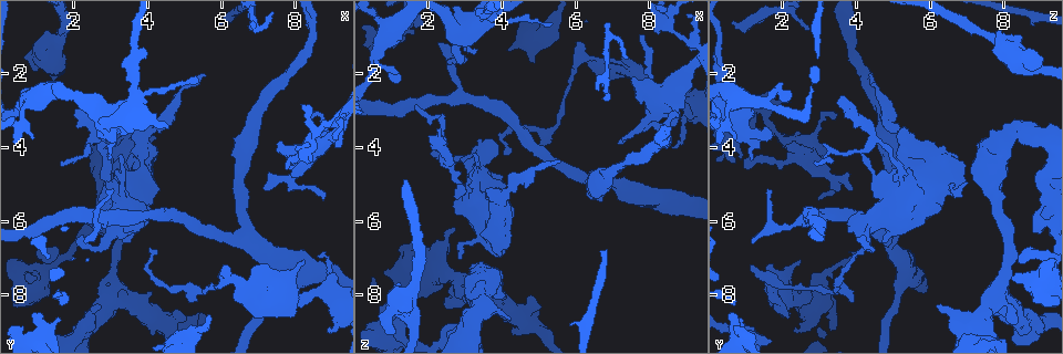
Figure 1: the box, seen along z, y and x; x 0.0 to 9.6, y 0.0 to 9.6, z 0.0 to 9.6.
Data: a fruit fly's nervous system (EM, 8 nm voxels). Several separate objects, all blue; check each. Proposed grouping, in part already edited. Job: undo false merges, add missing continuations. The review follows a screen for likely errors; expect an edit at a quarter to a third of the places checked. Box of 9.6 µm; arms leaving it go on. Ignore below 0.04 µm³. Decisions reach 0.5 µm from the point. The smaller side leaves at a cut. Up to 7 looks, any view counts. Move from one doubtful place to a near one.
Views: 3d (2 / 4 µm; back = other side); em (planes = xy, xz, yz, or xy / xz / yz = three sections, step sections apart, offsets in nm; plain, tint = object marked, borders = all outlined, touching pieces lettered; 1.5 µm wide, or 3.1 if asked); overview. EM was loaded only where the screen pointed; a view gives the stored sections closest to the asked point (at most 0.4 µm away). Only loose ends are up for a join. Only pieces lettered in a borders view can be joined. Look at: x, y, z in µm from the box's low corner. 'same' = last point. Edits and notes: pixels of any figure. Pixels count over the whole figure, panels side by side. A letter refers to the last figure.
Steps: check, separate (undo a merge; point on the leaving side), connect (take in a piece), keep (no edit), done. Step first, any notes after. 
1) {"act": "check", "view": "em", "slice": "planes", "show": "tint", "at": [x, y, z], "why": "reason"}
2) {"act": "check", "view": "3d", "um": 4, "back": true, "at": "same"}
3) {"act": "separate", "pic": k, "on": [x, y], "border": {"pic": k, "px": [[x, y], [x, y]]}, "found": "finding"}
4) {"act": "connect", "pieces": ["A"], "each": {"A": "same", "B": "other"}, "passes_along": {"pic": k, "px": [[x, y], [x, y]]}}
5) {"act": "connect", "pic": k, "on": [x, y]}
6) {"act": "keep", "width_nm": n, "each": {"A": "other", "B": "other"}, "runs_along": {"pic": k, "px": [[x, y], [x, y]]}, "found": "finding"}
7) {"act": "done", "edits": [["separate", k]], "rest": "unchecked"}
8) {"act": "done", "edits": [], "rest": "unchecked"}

{"act": "check", "view": "3d", "um": 2, "at": [4.75, 8.55, 8.00]}

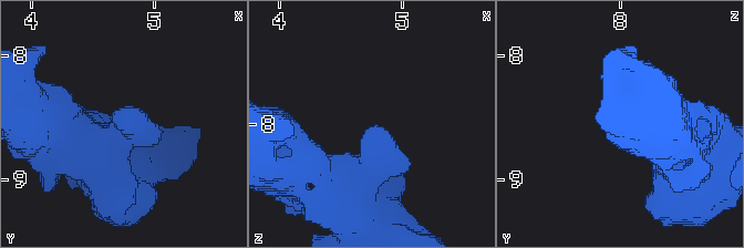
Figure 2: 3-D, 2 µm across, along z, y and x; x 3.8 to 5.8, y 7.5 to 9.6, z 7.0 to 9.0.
{"act": "check", "view": "em", "slice": "planes", "show": "borders", "at": [4.82, 8.46, 8.06], "why": "shape alone is not enough"}

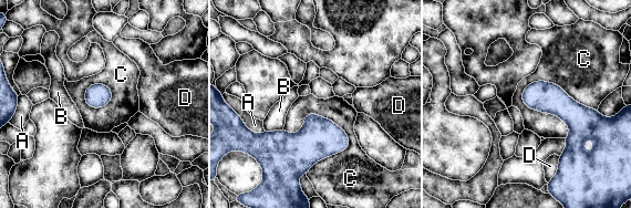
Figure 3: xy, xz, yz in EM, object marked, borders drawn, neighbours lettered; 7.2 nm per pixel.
{"act": "keep", "width_nm": 180, "each": {"A": "other", "B": "other", "C": "other", "D": "other"}, "border": {"pic": 3, "px": [[521, 92], [552, 82], [597, 111]]}, "found": "none of them fits"}

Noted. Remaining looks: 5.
{"act": "check", "view": "em", "slice": "planes", "show": "tint", "at": [5.20, 8.20, 3.95], "why": "tapers out"}

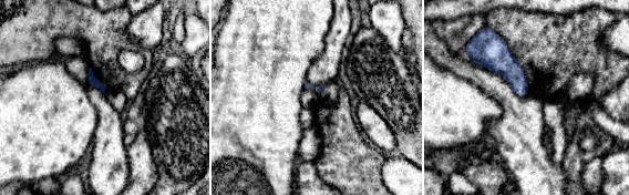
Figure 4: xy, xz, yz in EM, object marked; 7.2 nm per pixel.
{"act": "check", "view": "em", "slice": "planes", "show": "borders", "at": "same"}

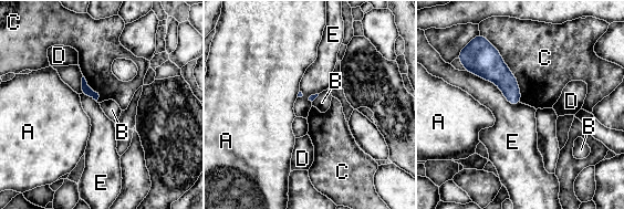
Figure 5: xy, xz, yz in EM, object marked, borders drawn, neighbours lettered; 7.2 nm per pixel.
{"act": "keep", "each": {"A": "other", "B": "other", "C": "other", "D": "other", "E": "other"}, "border": {"pic": 5, "px": [[465, 70], [519, 103]]}, "found": "none of them fits"}

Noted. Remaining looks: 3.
{"act": "check", "view": "em", "slice": "planes", "show": "plain", "at": [5.60, 2.05, 4.35], "why": "thin end"}

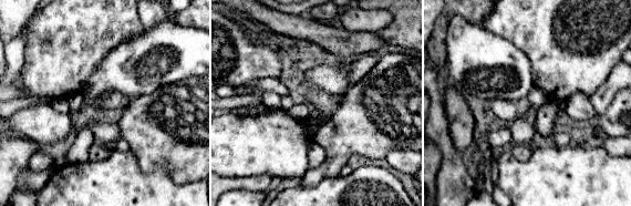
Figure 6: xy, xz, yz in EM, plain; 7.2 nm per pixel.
{"act": "check", "view": "em", "slice": "planes", "show": "borders", "at": "same", "why": "see the neighbours"}

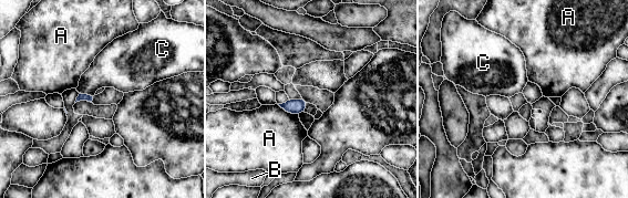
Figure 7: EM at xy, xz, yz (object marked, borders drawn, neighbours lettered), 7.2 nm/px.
{"act": "keep", "each": {"A": "other", "B": "other", "C": "other"}, "border": {"pic": 7, "px": [[80, 92], [92, 96]]}, "found": "no lettered piece goes on from it"}

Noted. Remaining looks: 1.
{"act": "done", "edits": [], "rest": "unchecked"}

